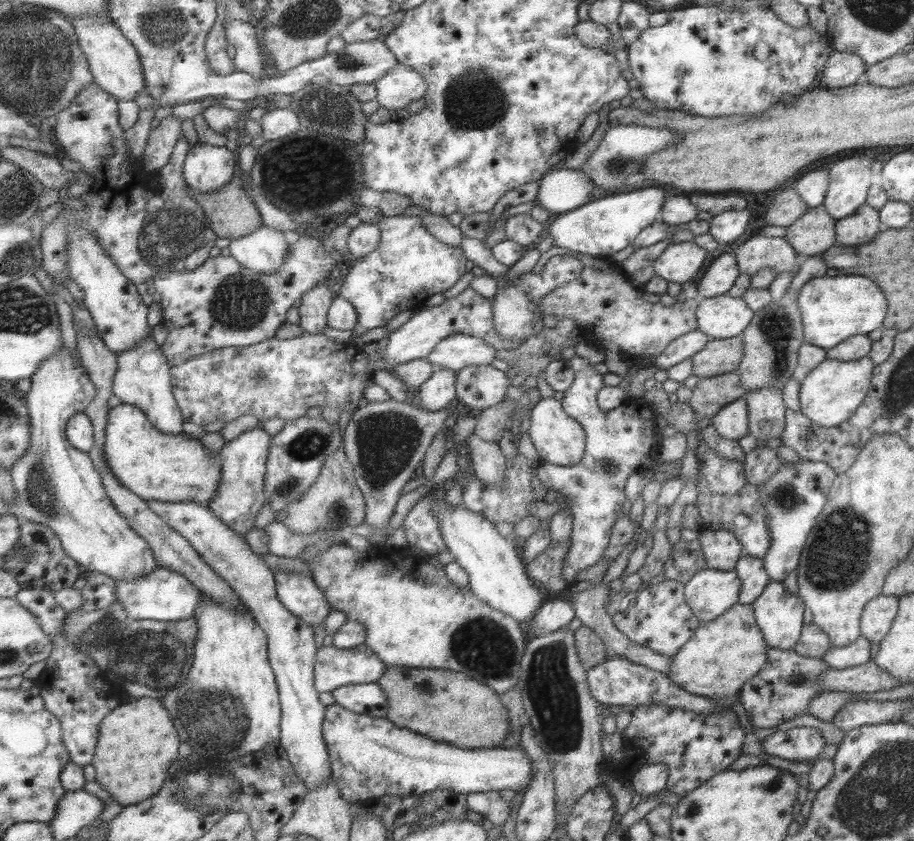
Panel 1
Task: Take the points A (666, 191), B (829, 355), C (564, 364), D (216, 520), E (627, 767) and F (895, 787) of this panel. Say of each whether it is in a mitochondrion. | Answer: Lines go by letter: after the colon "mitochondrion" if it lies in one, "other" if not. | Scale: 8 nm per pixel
A: other
B: other
C: other
D: other
E: other
F: mitochondrion

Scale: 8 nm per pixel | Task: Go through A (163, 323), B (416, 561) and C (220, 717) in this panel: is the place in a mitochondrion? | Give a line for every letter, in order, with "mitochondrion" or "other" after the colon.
A: other
B: other
C: mitochondrion

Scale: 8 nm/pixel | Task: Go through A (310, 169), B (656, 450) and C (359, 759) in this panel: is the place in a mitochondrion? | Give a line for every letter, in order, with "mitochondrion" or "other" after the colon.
A: mitochondrion
B: other
C: other

